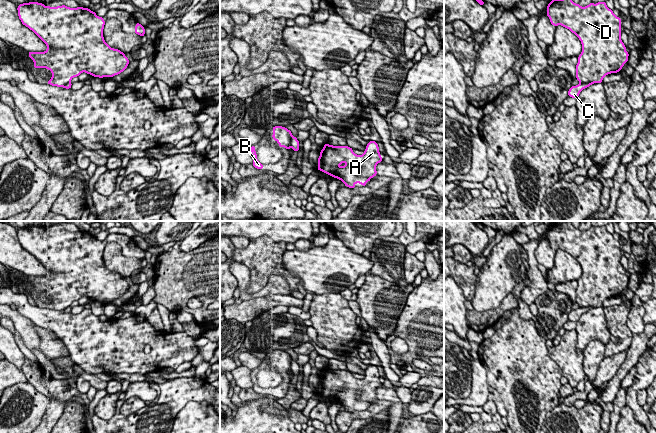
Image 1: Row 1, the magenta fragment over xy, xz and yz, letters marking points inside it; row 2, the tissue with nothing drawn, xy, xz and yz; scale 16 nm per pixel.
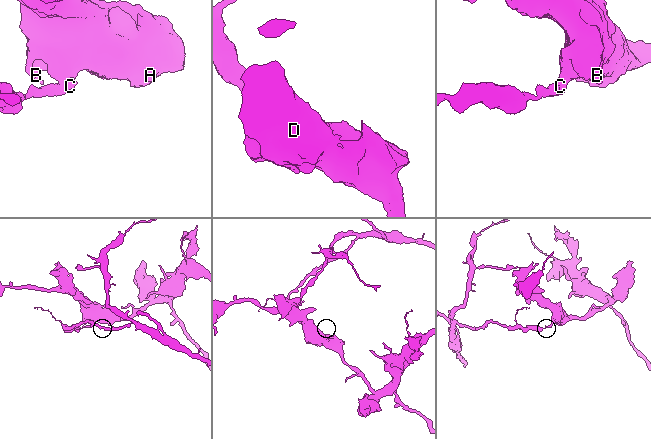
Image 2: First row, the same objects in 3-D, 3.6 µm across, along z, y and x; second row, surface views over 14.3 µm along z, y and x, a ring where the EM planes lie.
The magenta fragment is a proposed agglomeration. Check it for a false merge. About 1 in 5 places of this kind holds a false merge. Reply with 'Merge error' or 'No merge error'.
Merge error

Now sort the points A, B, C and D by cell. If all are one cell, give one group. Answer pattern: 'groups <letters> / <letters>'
groups A B D / C

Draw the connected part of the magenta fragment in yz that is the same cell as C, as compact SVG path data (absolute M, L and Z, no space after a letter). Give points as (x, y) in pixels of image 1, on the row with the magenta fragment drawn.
M588 82L588 83L582 83L582 84L578 84L576 86L571 86L571 88L568 91L568 96L572 97L572 98L576 98L579 96L580 92L589 87L590 85L594 84L593 82Z

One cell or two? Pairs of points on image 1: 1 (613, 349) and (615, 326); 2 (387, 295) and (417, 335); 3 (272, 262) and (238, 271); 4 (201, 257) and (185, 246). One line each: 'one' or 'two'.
1: one
2: two
3: two
4: two

